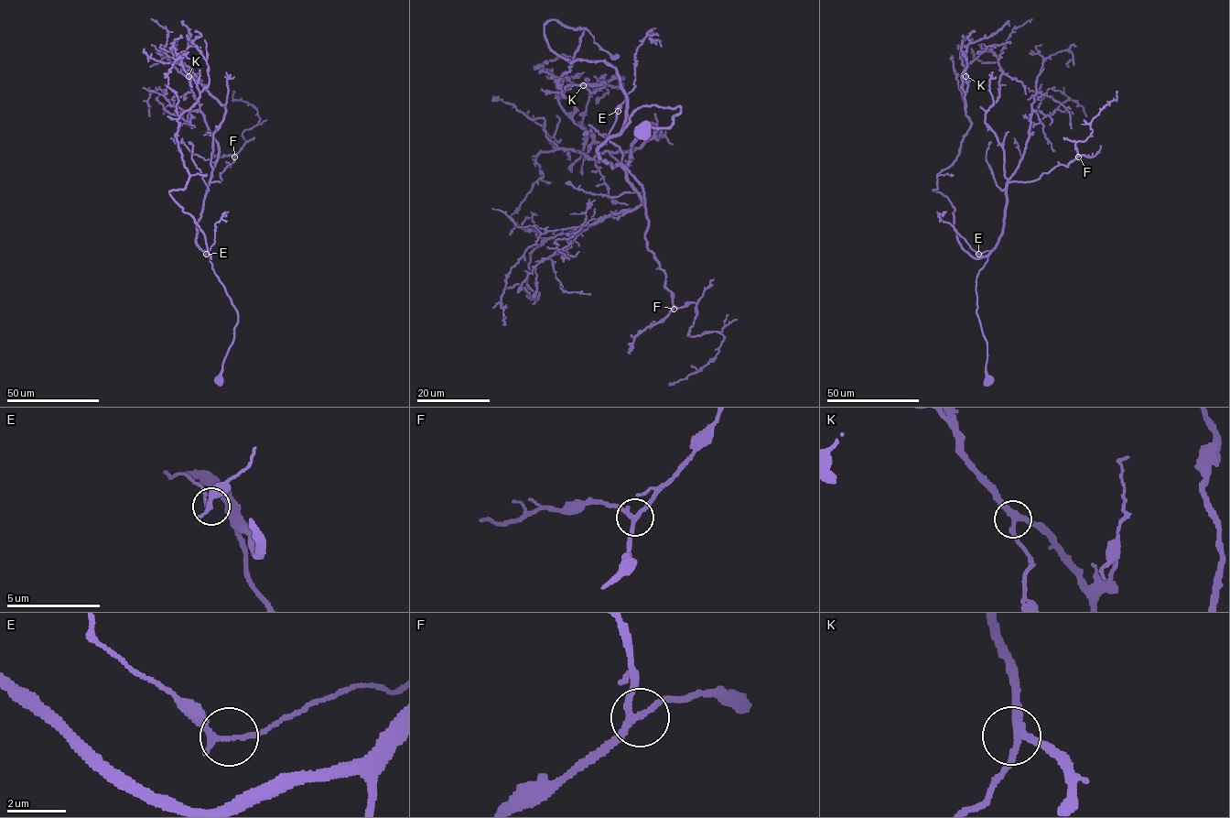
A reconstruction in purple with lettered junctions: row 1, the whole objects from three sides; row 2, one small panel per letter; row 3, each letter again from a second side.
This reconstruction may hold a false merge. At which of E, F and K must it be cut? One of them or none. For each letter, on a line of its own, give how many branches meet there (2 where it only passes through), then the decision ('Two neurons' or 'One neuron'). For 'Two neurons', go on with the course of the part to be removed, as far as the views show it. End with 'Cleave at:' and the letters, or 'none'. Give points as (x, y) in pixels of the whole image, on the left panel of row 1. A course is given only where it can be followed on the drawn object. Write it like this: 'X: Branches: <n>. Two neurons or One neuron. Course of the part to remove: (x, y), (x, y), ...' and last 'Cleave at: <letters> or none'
E: Branches: 3. One neuron
F: Branches: 3. One neuron
K: Branches: 3. One neuron
Cleave at: none

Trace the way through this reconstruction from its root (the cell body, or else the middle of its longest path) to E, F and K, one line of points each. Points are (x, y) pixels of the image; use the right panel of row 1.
E: (987, 380), (987, 345), (976, 312), (976, 286), (977, 274), (991, 251), (978, 254)
F: (987, 380), (987, 345), (976, 312), (976, 280), (1002, 233), (1007, 184), (1035, 180), (1078, 157)
K: (987, 380), (976, 286), (987, 256), (974, 257), (963, 247), (954, 208), (933, 190), (971, 124), (965, 76)

